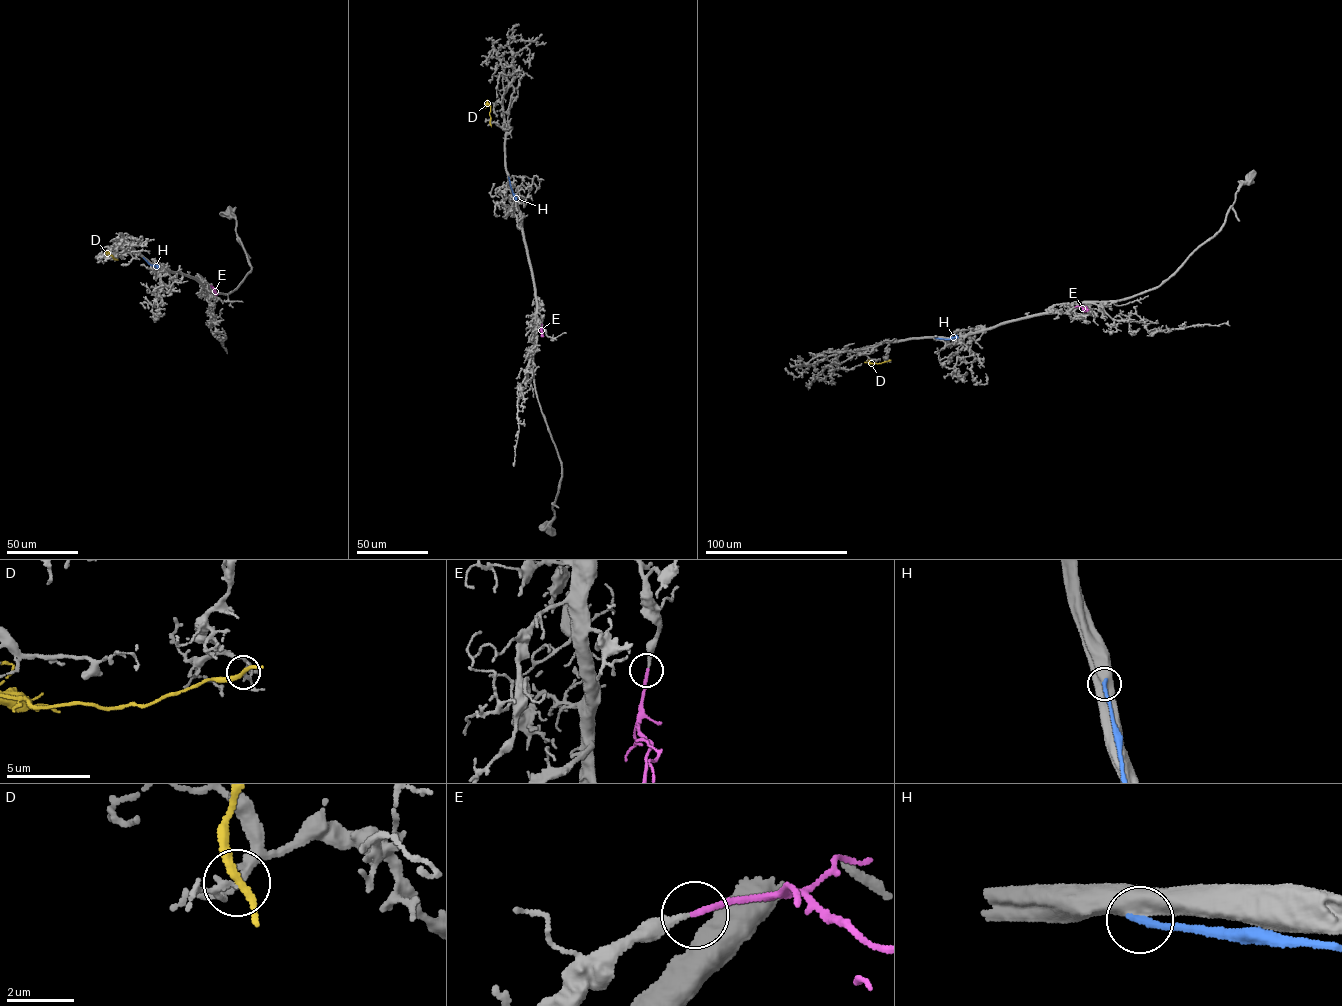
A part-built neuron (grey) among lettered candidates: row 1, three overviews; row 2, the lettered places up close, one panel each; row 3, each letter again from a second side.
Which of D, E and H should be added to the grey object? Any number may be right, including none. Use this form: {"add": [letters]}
{"add": ["E"]}

